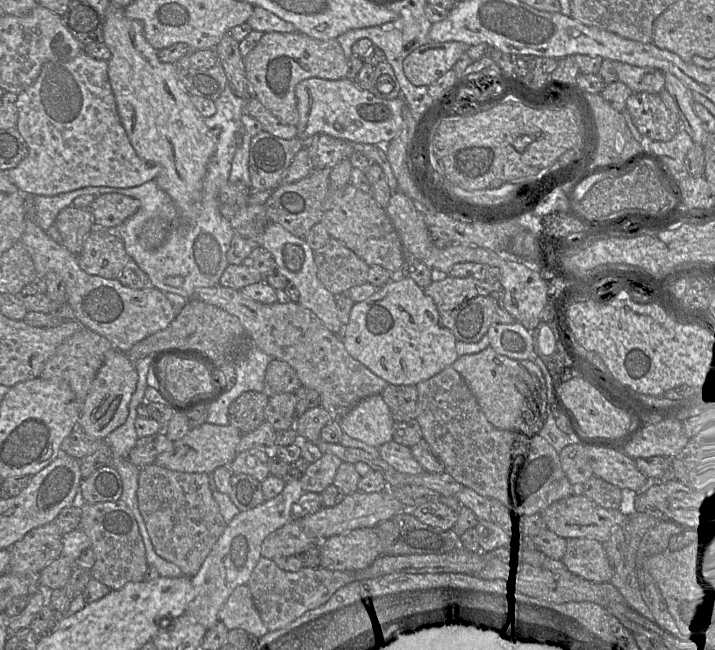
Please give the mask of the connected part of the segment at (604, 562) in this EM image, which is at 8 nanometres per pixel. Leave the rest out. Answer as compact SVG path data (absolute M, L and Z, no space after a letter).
M567 539L566 552L561 560L567 570L593 582L608 582L613 576L605 543L595 539Z

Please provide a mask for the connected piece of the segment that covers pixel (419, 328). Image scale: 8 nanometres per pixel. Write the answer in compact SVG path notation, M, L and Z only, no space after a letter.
M409 277L391 279L366 300L354 303L349 322L343 325L343 343L348 353L392 385L417 385L451 366L459 357L456 342L454 334L440 324L434 300Z

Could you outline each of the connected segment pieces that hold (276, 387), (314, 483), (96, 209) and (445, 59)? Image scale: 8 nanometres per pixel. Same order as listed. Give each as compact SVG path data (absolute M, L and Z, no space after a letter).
M277 359L269 362L263 391L269 398L277 394L294 393L301 386L301 381L291 365Z
M325 453L316 462L309 465L300 478L305 492L322 493L333 485L338 467L343 461L331 453Z
M106 193L97 196L90 206L94 228L116 228L140 208L138 199L118 193Z
M430 41L405 57L404 73L413 85L429 86L453 68L466 48L459 41Z

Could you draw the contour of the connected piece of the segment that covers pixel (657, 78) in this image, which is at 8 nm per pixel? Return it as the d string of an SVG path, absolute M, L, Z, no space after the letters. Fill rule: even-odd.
M614 61L618 80L625 83L633 92L659 94L665 88L664 73L651 67L638 67Z

